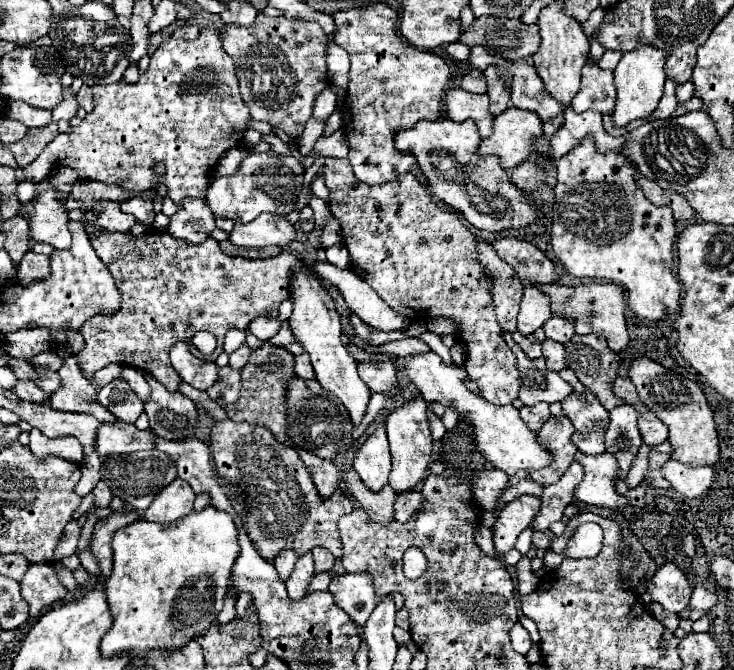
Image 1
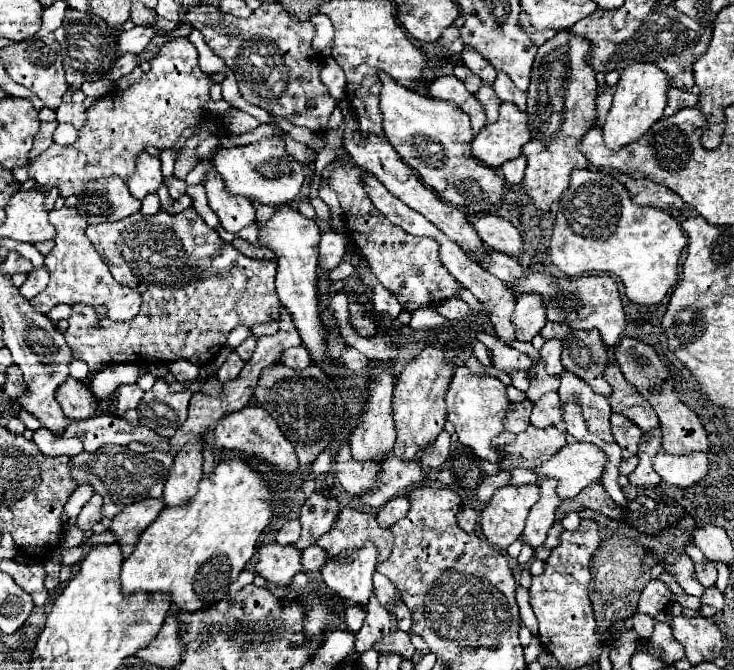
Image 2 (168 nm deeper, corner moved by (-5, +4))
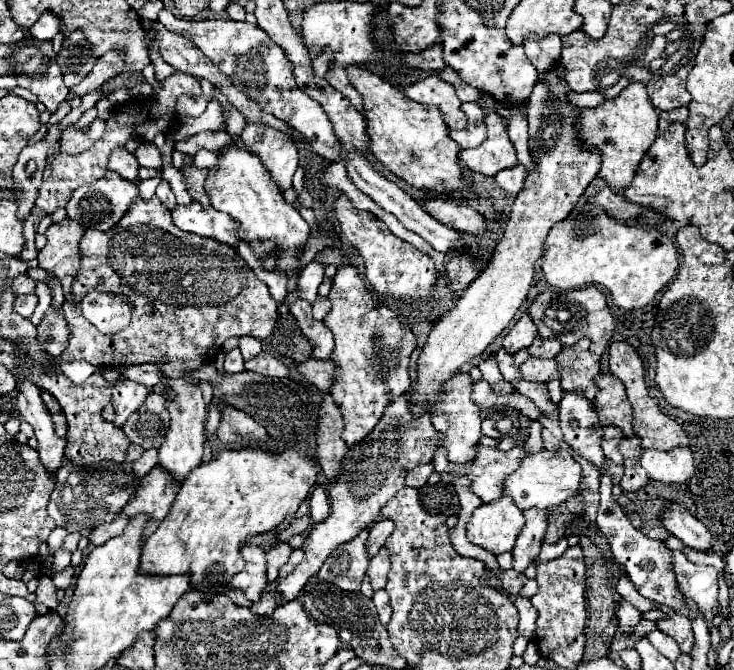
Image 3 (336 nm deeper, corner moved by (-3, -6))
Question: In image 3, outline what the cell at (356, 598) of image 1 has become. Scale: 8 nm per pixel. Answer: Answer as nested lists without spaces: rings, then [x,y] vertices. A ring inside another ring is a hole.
[[[361,530],[351,542],[337,546],[321,566],[319,578],[335,584],[341,590],[359,592],[363,574],[369,566],[369,558],[365,552],[367,534],[367,530]]]

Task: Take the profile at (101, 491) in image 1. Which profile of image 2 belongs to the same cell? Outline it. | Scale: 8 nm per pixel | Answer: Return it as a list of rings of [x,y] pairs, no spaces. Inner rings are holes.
[[[95,494],[81,510],[77,518],[77,526],[83,530],[91,530],[95,524],[101,522],[101,506],[103,506],[103,496]]]

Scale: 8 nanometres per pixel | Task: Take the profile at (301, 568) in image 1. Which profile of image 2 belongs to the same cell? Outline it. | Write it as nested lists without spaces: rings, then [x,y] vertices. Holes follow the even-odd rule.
[[[265,544],[259,548],[255,570],[269,582],[277,586],[289,586],[293,576],[303,570],[301,566],[301,548],[281,546],[281,544]]]

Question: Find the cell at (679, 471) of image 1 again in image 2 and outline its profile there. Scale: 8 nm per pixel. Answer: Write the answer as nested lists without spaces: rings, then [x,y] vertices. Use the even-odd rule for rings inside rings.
[[[659,452],[653,458],[653,468],[667,484],[687,488],[707,476],[709,460],[703,452],[693,452],[689,456],[673,456],[667,452]]]

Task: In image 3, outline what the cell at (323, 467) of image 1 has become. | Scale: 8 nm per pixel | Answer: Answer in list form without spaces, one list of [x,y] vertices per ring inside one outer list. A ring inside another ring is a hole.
[[[277,546],[267,552],[267,582],[269,584],[277,580],[277,572],[287,562],[291,550],[293,550],[291,546]]]

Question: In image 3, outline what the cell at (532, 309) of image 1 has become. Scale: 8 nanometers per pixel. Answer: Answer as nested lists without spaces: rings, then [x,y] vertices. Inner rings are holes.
[[[525,314],[503,338],[503,348],[507,350],[507,354],[515,354],[521,348],[529,348],[533,338],[537,336],[537,328],[531,320],[529,314]]]

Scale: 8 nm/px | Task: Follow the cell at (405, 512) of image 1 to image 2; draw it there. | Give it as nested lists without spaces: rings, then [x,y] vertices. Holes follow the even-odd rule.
[[[397,496],[397,498],[389,500],[383,508],[379,508],[377,522],[379,522],[381,528],[389,528],[389,526],[397,524],[401,518],[405,518],[407,512],[409,512],[409,498]]]

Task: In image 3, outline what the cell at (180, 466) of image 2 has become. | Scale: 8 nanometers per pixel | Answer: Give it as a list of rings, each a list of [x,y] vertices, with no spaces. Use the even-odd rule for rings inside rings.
[[[165,378],[153,386],[155,392],[167,394],[171,390],[175,394],[173,400],[167,398],[167,412],[171,416],[171,424],[165,436],[165,442],[159,448],[159,464],[169,470],[175,478],[185,480],[187,474],[201,464],[201,454],[203,454],[203,442],[205,442],[205,418],[207,418],[207,404],[203,402],[201,388],[199,384],[191,384],[183,378]]]

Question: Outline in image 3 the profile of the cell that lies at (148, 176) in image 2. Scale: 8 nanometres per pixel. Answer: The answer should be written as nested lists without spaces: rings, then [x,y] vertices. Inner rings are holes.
[[[115,148],[111,152],[107,170],[115,170],[115,172],[123,174],[123,178],[127,178],[129,182],[137,182],[137,168],[139,168],[137,160],[125,148]]]

